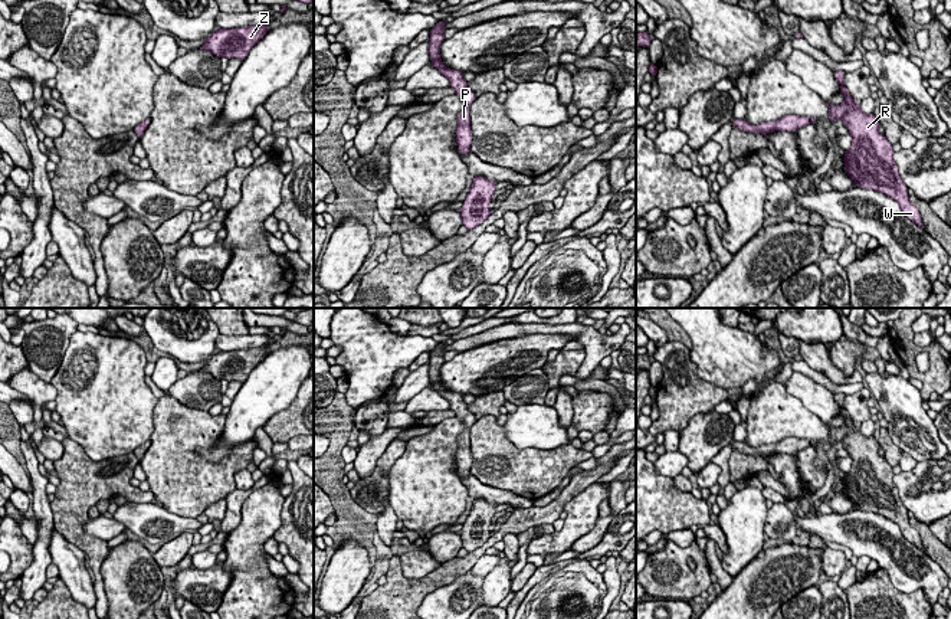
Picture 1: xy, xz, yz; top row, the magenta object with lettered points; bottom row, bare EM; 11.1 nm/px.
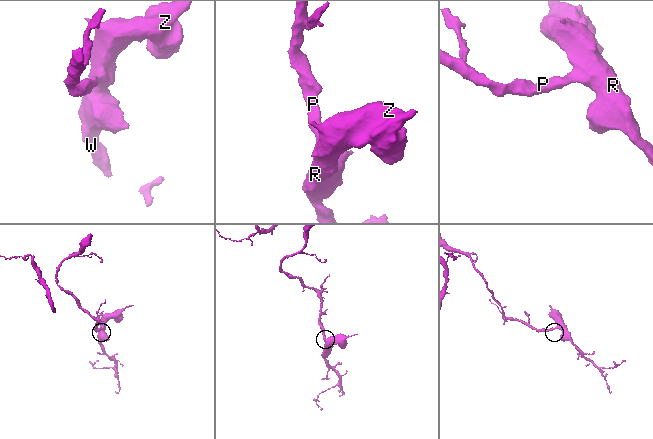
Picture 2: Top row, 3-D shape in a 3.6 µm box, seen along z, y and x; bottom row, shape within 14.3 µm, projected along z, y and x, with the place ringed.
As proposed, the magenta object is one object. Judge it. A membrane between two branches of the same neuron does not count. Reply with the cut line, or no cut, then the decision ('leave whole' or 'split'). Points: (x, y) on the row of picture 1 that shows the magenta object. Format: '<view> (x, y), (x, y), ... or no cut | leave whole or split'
no cut | leave whole

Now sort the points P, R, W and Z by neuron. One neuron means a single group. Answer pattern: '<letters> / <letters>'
P R W Z

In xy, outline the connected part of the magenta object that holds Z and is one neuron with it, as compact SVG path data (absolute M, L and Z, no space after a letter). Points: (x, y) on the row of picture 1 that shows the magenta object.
M268 24L214 30L200 49L210 50L217 58L236 58L243 62L250 49L268 33Z

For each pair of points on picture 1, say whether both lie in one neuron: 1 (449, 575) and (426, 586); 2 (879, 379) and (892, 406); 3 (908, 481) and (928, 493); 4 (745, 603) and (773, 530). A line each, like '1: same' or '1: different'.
1: same
2: same
3: same
4: different

